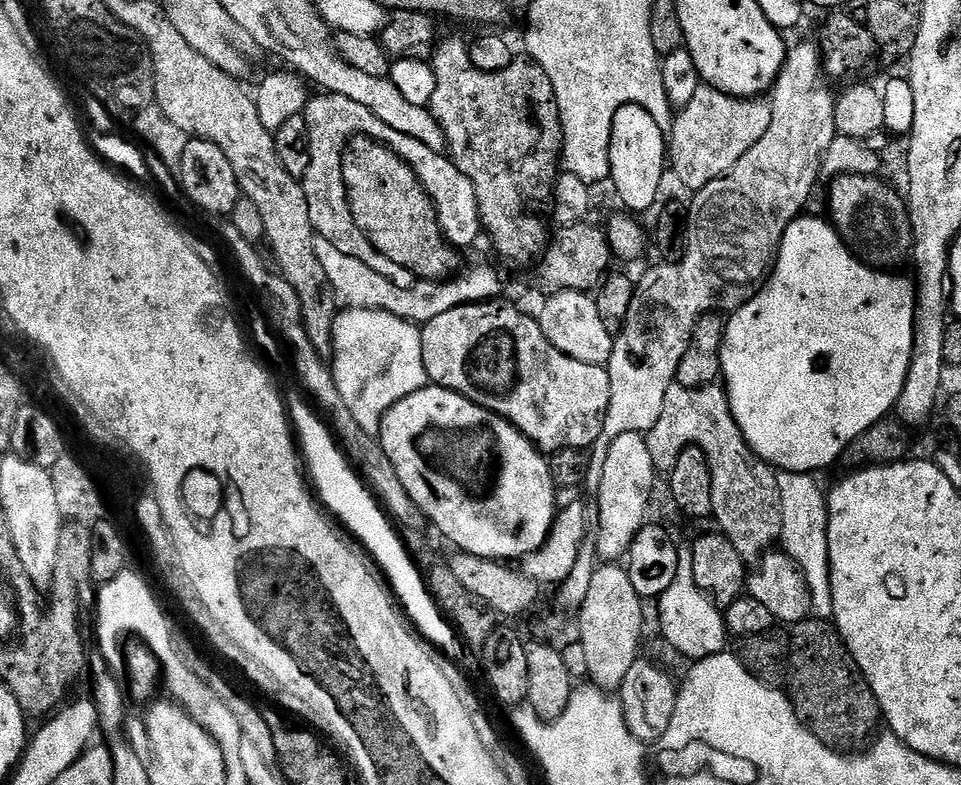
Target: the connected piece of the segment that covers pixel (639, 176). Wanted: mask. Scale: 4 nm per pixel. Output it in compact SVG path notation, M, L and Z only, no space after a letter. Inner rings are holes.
M627 104L615 112L608 164L611 166L610 182L625 209L634 214L650 209L658 198L664 172L666 174L667 139L649 111L637 104Z

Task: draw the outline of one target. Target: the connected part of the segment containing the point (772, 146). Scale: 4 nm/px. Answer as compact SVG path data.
M804 40L801 44L791 45L776 83L770 89L772 113L766 134L762 134L762 138L758 138L758 142L734 162L729 172L693 195L696 197L692 205L690 202L686 208L688 238L683 245L684 257L676 264L657 263L657 268L650 269L641 280L635 281L630 308L626 310L619 332L615 333L606 365L610 374L610 406L606 410L602 434L592 443L588 457L583 487L588 488L589 493L594 494L602 482L602 466L606 466L606 454L610 454L614 438L635 432L646 434L656 425L658 418L662 418L666 390L676 379L678 362L682 362L682 354L686 354L698 318L719 312L731 313L751 300L765 283L786 230L807 209L804 207L816 188L816 179L822 176L826 150L838 134L834 122L836 96L824 83L826 77L820 62L819 43Z

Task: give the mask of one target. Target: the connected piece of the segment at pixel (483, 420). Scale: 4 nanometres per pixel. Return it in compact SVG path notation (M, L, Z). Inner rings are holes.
M425 386L414 394L402 398L402 402L398 402L385 414L384 421L380 427L378 443L384 449L386 458L390 458L390 462L402 482L402 486L406 486L406 494L410 494L410 498L419 506L420 513L424 515L425 521L431 527L433 524L453 544L453 549L469 552L487 560L499 560L501 562L513 562L512 560L516 560L516 562L520 562L523 561L524 557L529 556L531 552L541 548L546 542L546 538L552 529L552 524L556 521L556 513L558 511L556 495L558 495L558 489L551 481L545 453L541 452L535 444L529 442L509 420L504 420L500 416L493 414L493 412L488 412L482 406L470 402L462 394L451 392L445 388Z

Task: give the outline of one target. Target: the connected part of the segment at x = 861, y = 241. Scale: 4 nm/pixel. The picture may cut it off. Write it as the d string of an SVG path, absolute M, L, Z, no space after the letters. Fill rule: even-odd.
M879 175L874 176L838 176L831 181L832 189L828 192L828 212L830 223L849 245L854 246L857 253L865 257L872 256L871 263L876 266L892 266L900 256L900 239L905 239L909 231L906 204L888 184L880 181Z

